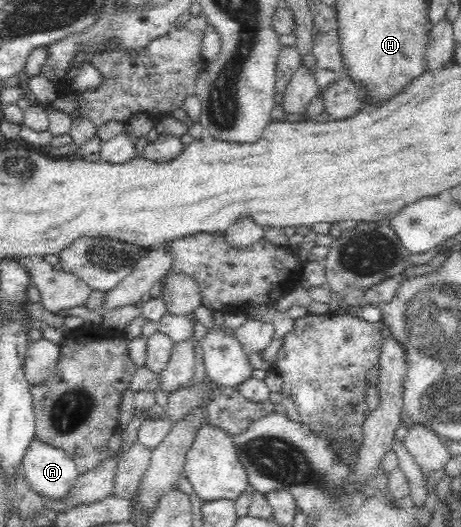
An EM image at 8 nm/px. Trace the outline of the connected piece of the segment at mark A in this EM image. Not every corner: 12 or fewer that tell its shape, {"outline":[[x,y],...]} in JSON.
{"outline":[[36,439],[20,469],[30,489],[70,497],[80,474],[70,455]]}

